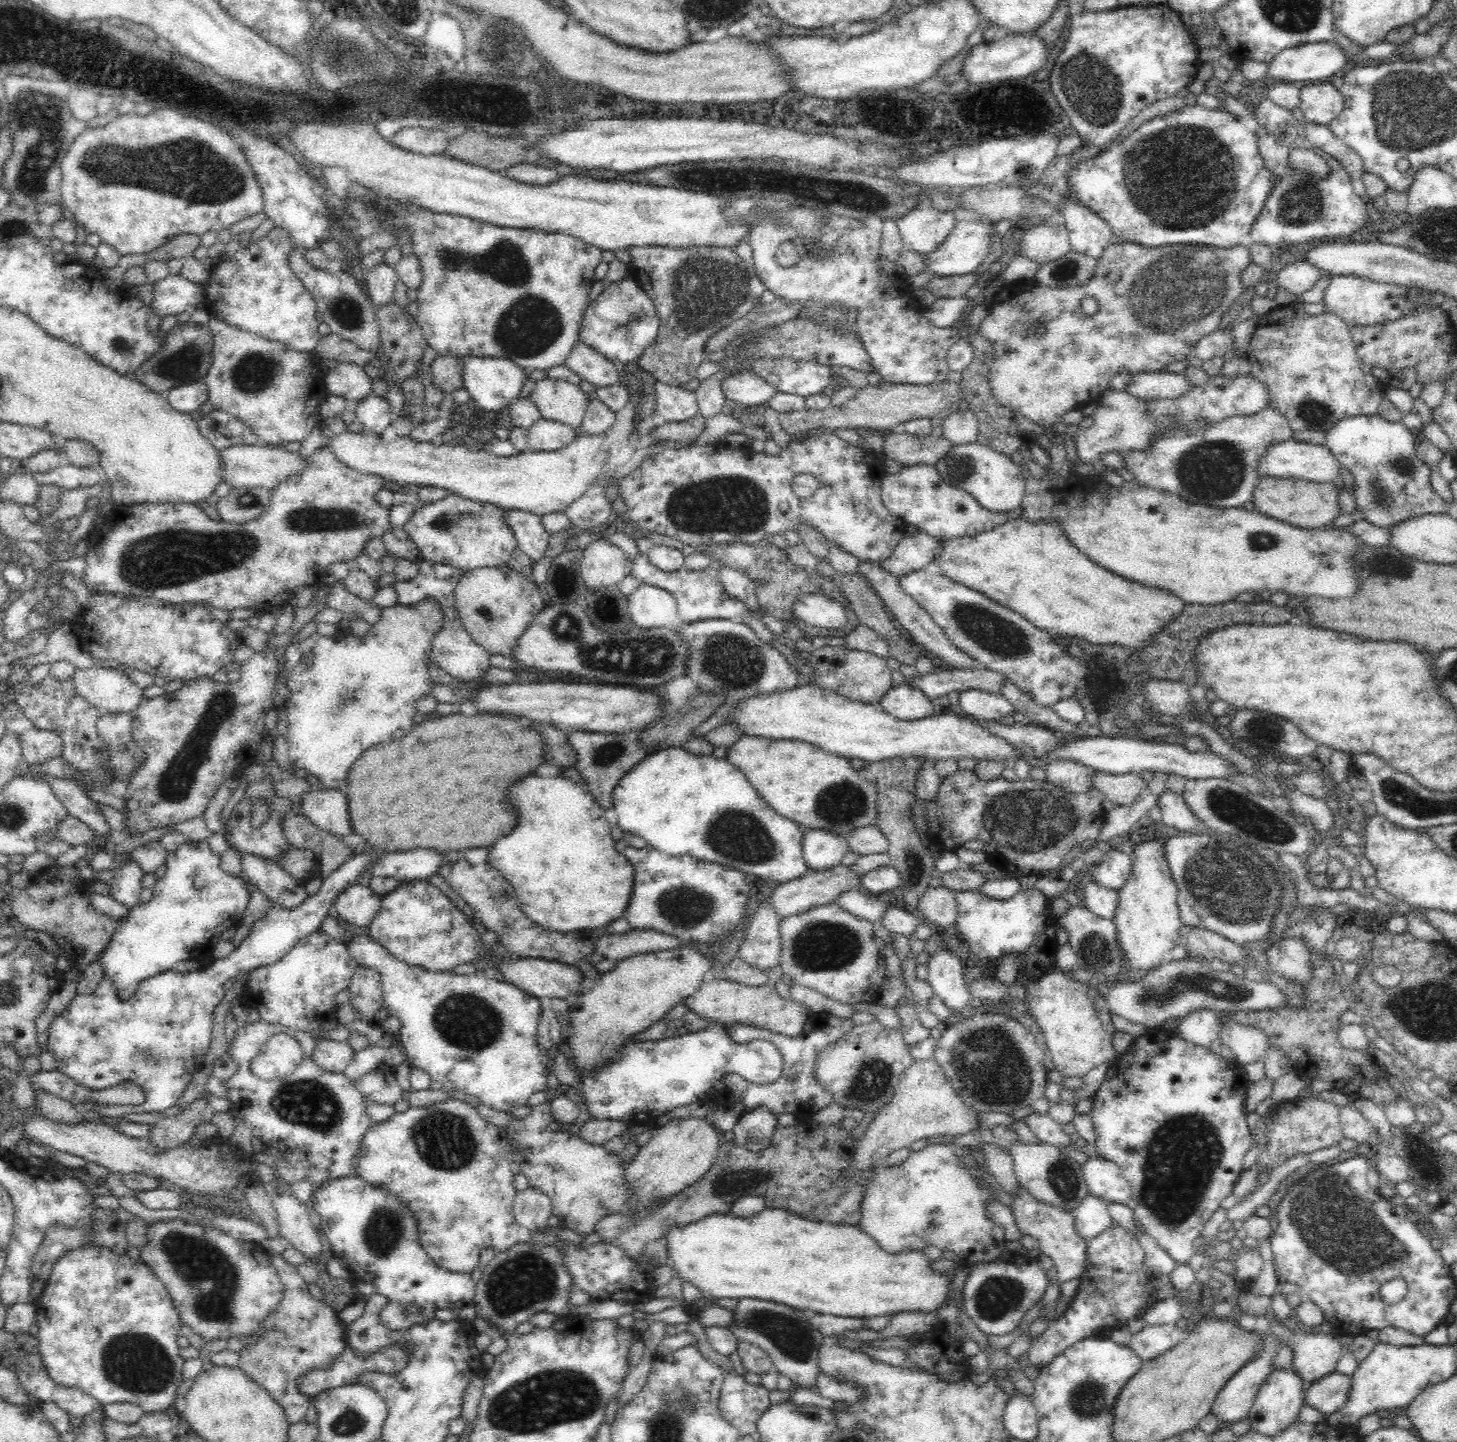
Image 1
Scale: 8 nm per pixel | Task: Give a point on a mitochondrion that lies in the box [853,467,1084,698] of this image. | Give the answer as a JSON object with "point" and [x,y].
{"point":[992,633]}

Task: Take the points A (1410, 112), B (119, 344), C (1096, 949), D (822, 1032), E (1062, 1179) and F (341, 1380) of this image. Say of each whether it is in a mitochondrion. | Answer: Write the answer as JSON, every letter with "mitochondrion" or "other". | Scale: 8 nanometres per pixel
{"A":"mitochondrion","B":"mitochondrion","C":"mitochondrion","D":"other","E":"mitochondrion","F":"other"}

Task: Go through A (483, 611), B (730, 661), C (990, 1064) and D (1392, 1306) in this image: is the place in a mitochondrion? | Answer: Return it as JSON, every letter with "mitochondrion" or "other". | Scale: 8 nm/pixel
{"A":"mitochondrion","B":"mitochondrion","C":"mitochondrion","D":"other"}

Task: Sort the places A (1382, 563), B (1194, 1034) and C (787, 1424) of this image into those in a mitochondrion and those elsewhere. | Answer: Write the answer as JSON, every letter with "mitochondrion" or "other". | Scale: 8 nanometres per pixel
{"A":"mitochondrion","B":"other","C":"other"}

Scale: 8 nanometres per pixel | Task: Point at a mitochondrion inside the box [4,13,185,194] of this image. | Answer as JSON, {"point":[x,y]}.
{"point":[141,78]}

